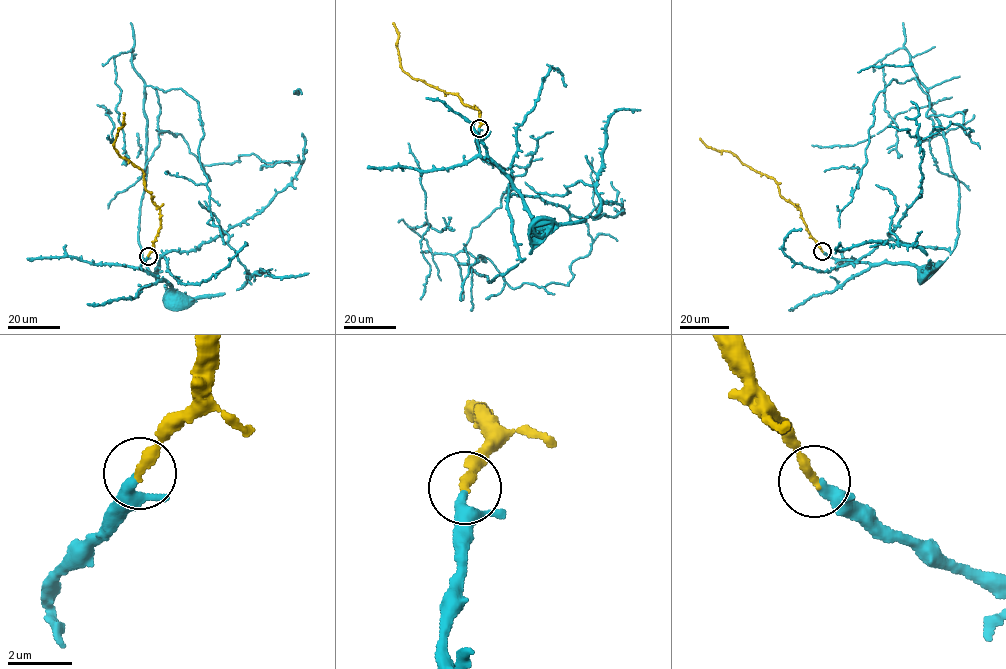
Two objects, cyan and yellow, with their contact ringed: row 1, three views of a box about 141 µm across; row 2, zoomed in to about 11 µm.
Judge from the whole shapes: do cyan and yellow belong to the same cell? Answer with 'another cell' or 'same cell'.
same cell

